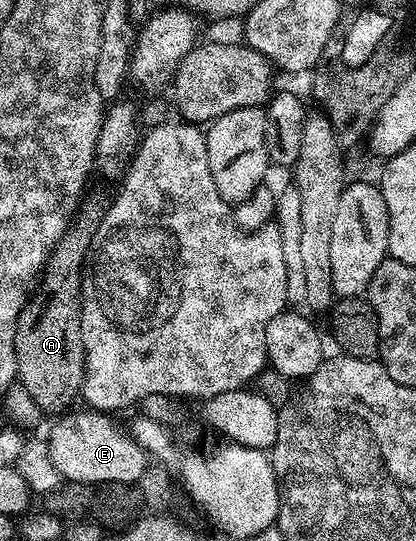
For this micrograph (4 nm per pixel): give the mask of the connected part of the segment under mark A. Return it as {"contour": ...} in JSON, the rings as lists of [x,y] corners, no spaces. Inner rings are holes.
{"contour":[[[78,216],[65,230],[43,271],[38,291],[30,298],[17,320],[16,365],[20,386],[31,395],[40,410],[61,413],[68,410],[85,385],[85,348],[82,335],[82,279],[84,264],[96,229],[93,219]]]}

